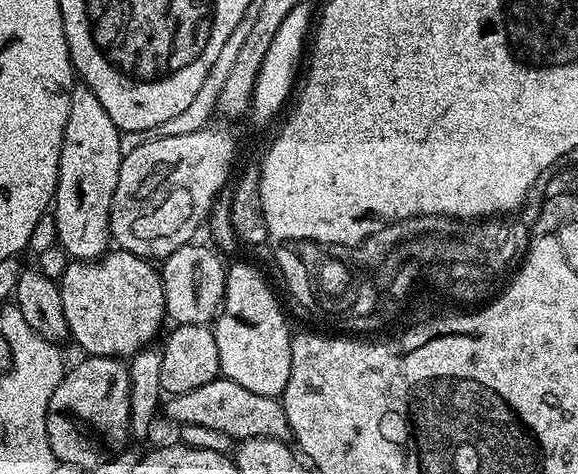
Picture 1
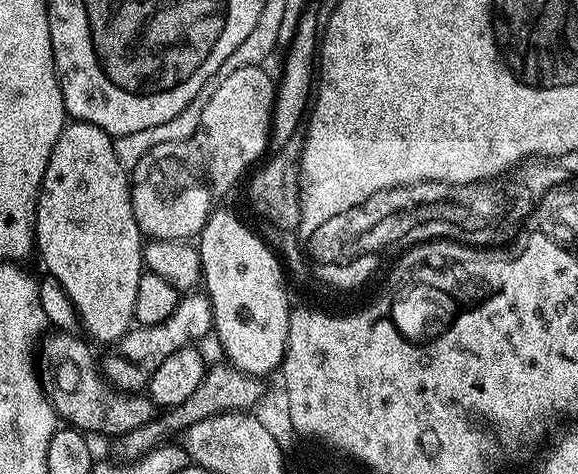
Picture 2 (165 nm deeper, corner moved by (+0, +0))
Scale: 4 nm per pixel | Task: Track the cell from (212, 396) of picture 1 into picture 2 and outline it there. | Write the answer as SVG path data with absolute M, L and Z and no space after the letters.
M59 330L51 334L45 335L38 345L40 385L44 387L57 417L65 425L78 428L85 434L97 432L100 436L115 438L130 430L138 430L138 426L146 426L146 422L158 415L157 405L147 394L123 391L106 379L98 367L98 360L79 340L79 335Z

